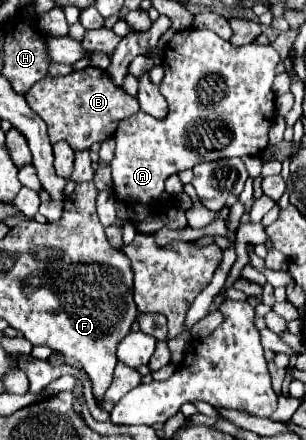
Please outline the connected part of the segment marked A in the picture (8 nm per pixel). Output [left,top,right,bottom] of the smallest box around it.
[110,28,280,208]

